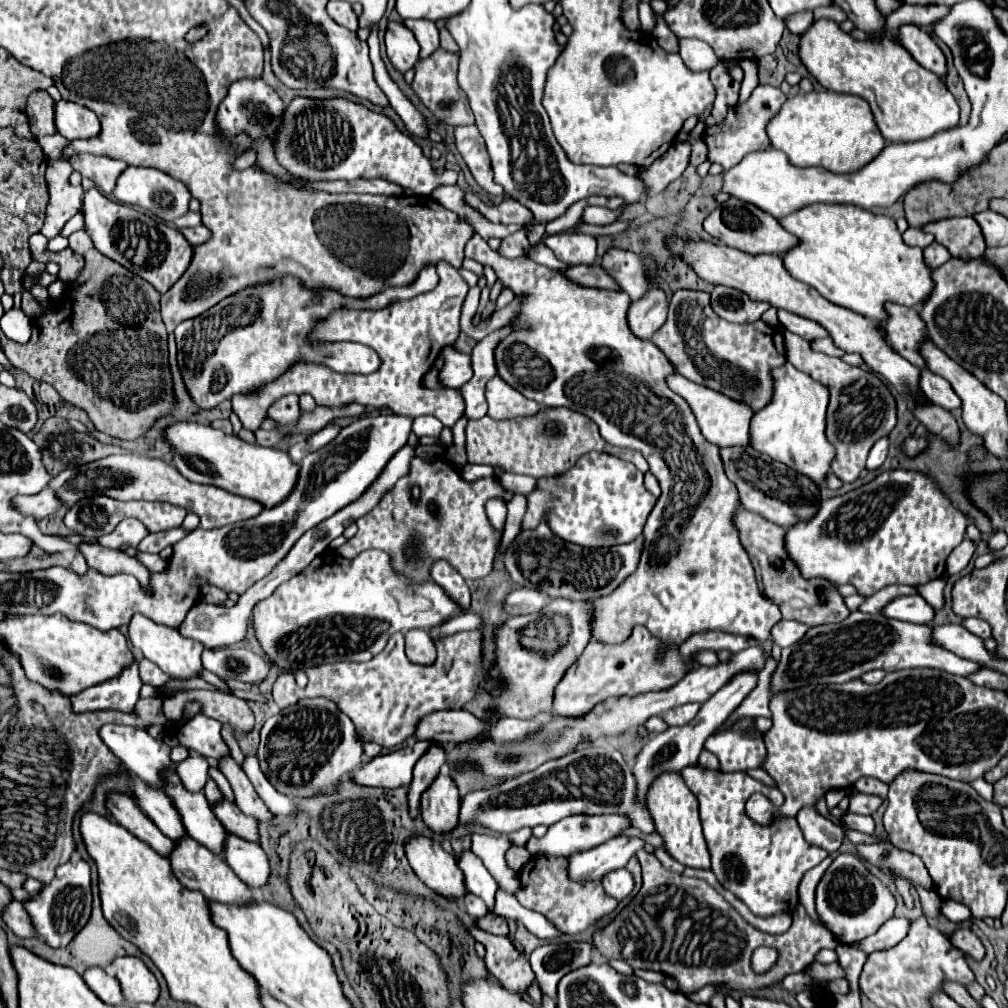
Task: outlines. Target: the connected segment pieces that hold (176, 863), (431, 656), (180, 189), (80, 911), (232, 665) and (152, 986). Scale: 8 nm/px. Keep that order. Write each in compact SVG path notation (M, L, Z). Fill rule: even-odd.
M181 836L175 842L175 846L173 846L171 854L169 854L169 862L171 862L171 868L173 868L175 876L179 878L179 882L185 888L199 890L207 900L223 902L223 904L247 904L247 902L253 902L249 886L243 884L235 876L235 872L231 872L227 862L221 856L213 854L209 848L203 848L203 844L199 844L191 836Z
M407 632L405 634L405 654L409 662L429 666L435 662L435 644L427 632Z
M127 166L121 172L121 176L117 178L117 186L113 190L113 196L121 204L143 206L143 208L155 212L165 222L173 222L175 218L183 216L187 212L187 206L191 200L191 192L189 192L187 184L171 178L169 174L165 174L157 168L137 168L137 166Z
M69 860L57 868L55 878L45 884L37 896L23 902L25 912L31 916L31 924L37 936L51 948L65 948L75 934L87 924L91 916L91 878L89 864L85 860Z
M215 648L203 650L201 664L205 670L217 674L219 678L235 678L241 682L263 680L271 662L247 648Z
M123 956L115 958L113 966L115 966L115 978L119 980L123 996L129 1004L141 1004L141 1002L155 1004L155 1000L159 998L159 984L155 976L149 972L149 968L143 964L143 960Z

